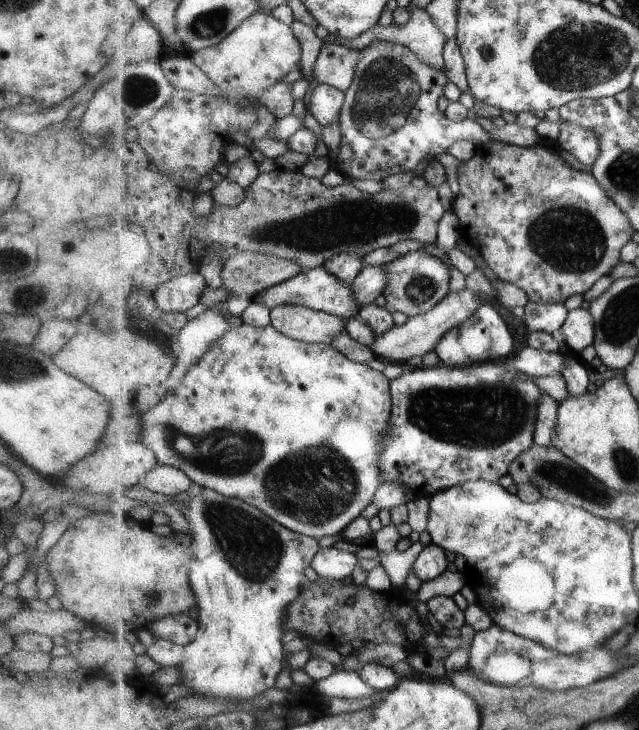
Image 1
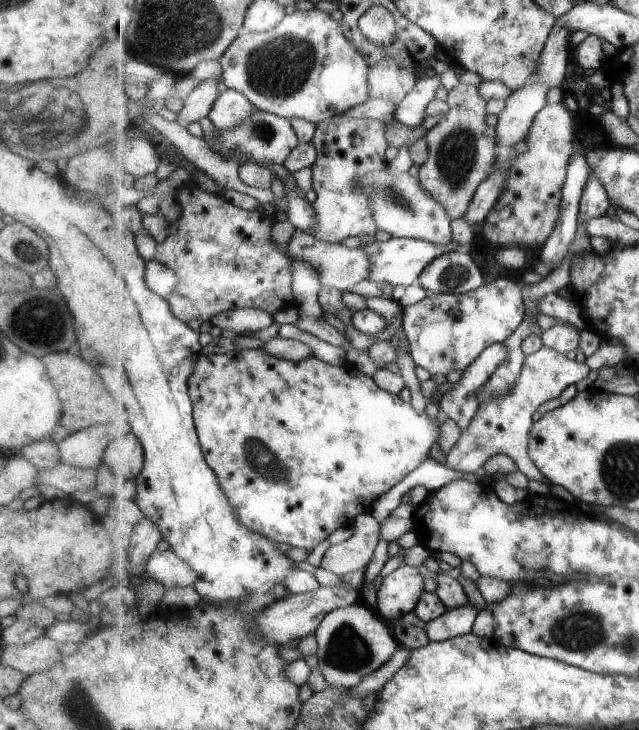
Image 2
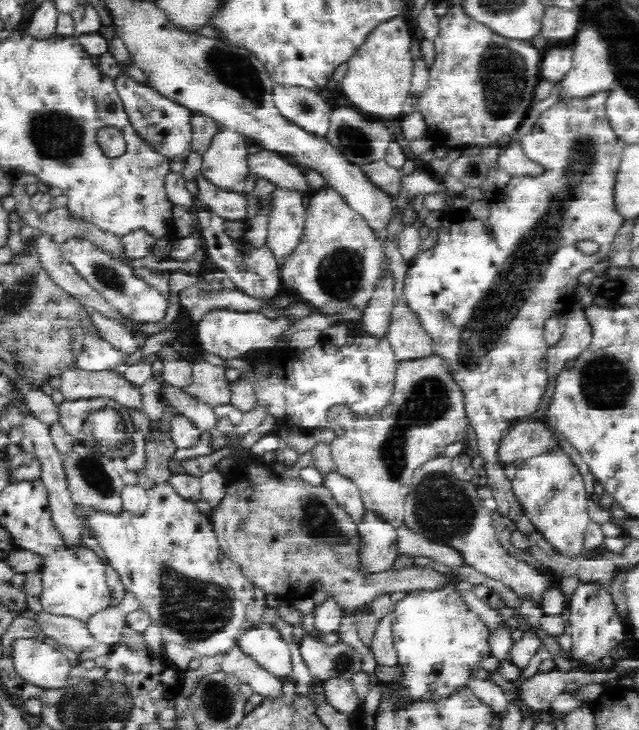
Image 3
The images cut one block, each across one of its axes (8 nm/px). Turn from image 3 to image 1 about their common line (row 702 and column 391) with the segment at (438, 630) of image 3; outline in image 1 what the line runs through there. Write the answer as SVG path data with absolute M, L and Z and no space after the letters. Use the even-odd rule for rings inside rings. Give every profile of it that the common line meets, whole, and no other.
M241 324L237 328L227 330L216 342L211 342L207 354L187 370L181 385L172 393L168 393L160 404L143 414L143 442L157 454L158 463L183 470L196 486L205 486L225 496L242 499L271 516L282 526L298 534L321 539L337 535L347 524L361 517L361 512L374 502L378 489L383 484L382 456L383 452L387 452L385 448L387 436L391 432L393 411L390 381L383 372L376 372L367 363L354 362L332 344L312 344L296 340L282 334L272 325L257 328Z

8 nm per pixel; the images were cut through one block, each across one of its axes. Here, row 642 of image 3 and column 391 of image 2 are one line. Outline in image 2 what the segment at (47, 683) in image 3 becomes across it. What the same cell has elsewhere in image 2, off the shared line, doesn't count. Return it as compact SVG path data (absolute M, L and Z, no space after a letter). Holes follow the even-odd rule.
M383 5L370 6L361 16L359 30L381 48L389 47L398 38L395 15Z

